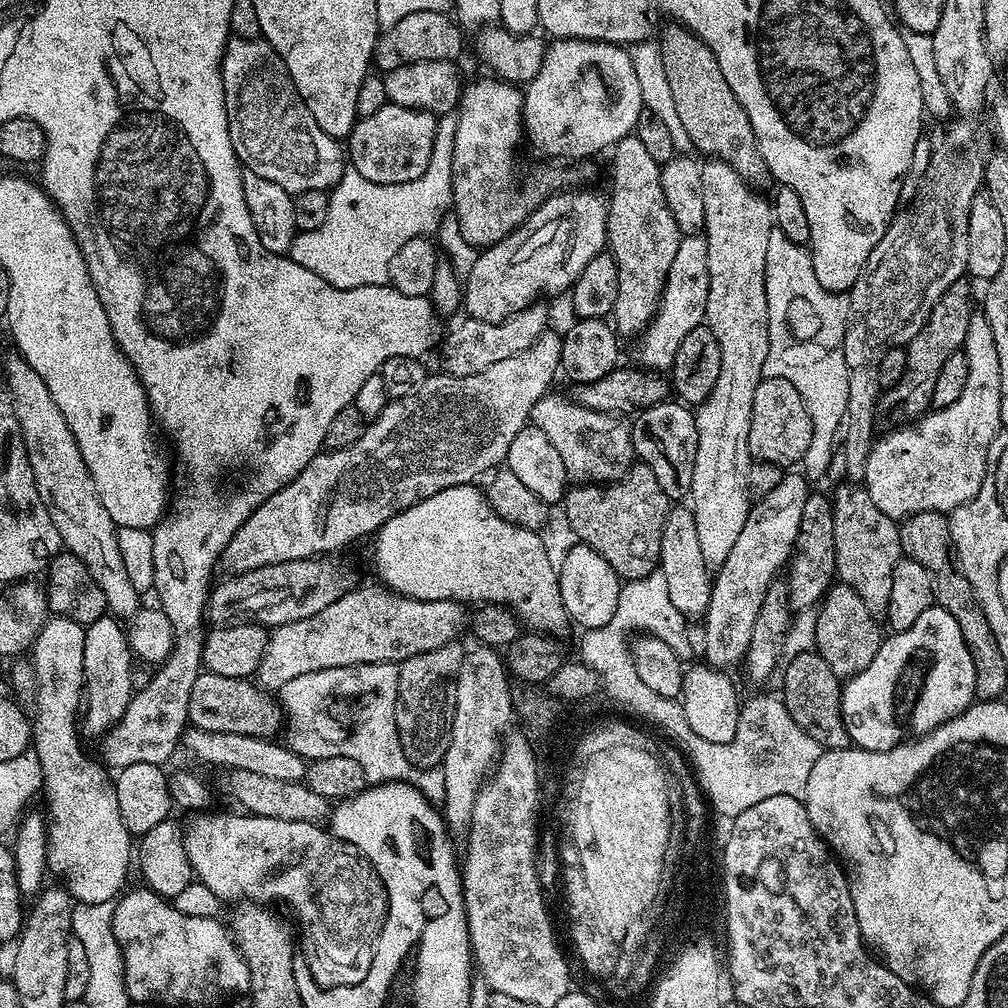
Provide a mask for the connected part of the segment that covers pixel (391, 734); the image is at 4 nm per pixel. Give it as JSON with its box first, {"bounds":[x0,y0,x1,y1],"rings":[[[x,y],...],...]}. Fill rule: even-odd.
{"bounds":[278,664,414,785],"rings":[[[355,664],[345,668],[298,674],[298,678],[286,682],[286,686],[278,693],[282,716],[286,721],[282,728],[283,743],[290,751],[308,762],[339,756],[354,758],[354,762],[362,766],[364,779],[369,785],[411,781],[414,766],[406,758],[396,729],[399,673],[399,667],[394,664]]]}

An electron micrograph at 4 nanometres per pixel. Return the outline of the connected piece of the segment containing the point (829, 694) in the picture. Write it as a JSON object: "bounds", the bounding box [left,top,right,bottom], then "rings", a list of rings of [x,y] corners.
{"bounds":[782,650,849,749],"rings":[[[815,650],[791,657],[787,663],[783,665],[785,668],[782,699],[790,718],[814,738],[821,749],[849,747],[848,731],[844,725],[844,716],[840,713],[841,677],[836,676],[830,666],[826,666],[826,658],[819,656]]]}

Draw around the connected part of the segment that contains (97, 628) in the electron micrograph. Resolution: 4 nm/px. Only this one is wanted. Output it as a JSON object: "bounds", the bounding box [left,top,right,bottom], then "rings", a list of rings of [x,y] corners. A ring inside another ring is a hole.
{"bounds":[82,614,134,738],"rings":[[[105,614],[93,624],[87,625],[84,629],[84,637],[86,638],[86,646],[82,653],[82,666],[84,667],[84,700],[86,703],[82,708],[82,732],[85,737],[97,736],[100,738],[119,723],[122,716],[126,714],[127,707],[130,706],[134,693],[130,682],[134,657],[132,648],[128,645],[125,625],[111,614]]]}

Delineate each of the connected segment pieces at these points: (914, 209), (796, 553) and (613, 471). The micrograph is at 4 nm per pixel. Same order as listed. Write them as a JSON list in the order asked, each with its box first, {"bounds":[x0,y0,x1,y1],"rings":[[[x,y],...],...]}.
[{"bounds":[842,124,986,482],"rings":[[[956,124],[932,149],[932,157],[930,158],[930,166],[926,166],[926,174],[922,174],[915,181],[916,193],[912,196],[908,208],[901,207],[896,215],[892,217],[892,223],[889,224],[886,234],[882,234],[882,238],[878,242],[878,246],[874,246],[874,250],[870,254],[870,258],[866,258],[863,270],[858,274],[858,278],[854,282],[854,286],[850,290],[850,315],[848,318],[848,329],[844,335],[844,361],[846,362],[846,370],[848,371],[848,393],[846,394],[846,414],[844,415],[844,423],[842,425],[842,444],[844,440],[844,468],[848,471],[847,479],[852,482],[863,481],[864,467],[866,466],[867,456],[873,450],[874,435],[872,436],[872,423],[876,420],[876,412],[878,413],[878,405],[882,395],[882,389],[878,382],[878,366],[882,366],[882,358],[892,348],[904,348],[912,339],[920,333],[922,326],[930,318],[930,314],[934,310],[934,306],[938,302],[938,298],[942,298],[942,294],[946,294],[946,290],[950,290],[950,286],[954,286],[954,282],[961,279],[965,275],[968,267],[968,255],[970,254],[970,210],[974,206],[976,197],[981,195],[984,188],[984,164],[986,161],[985,153],[980,153],[980,148],[976,145],[976,140],[972,137],[972,128],[968,124]]]},{"bounds":[786,490,836,610],"rings":[[[816,490],[809,491],[806,498],[806,507],[802,510],[802,526],[798,526],[798,538],[792,549],[792,559],[786,565],[786,574],[787,572],[788,604],[794,610],[815,609],[834,583],[836,559],[832,500]]]},{"bounds":[530,394,634,484],"rings":[[[545,394],[532,407],[530,417],[531,427],[542,430],[546,438],[550,438],[562,462],[566,465],[566,474],[569,481],[579,482],[581,484],[611,484],[613,480],[621,480],[631,470],[634,463],[634,453],[632,450],[632,433],[629,425],[623,424],[623,419],[617,418],[611,412],[599,412],[590,410],[586,406],[576,403],[575,399],[564,396],[552,396]]]}]

